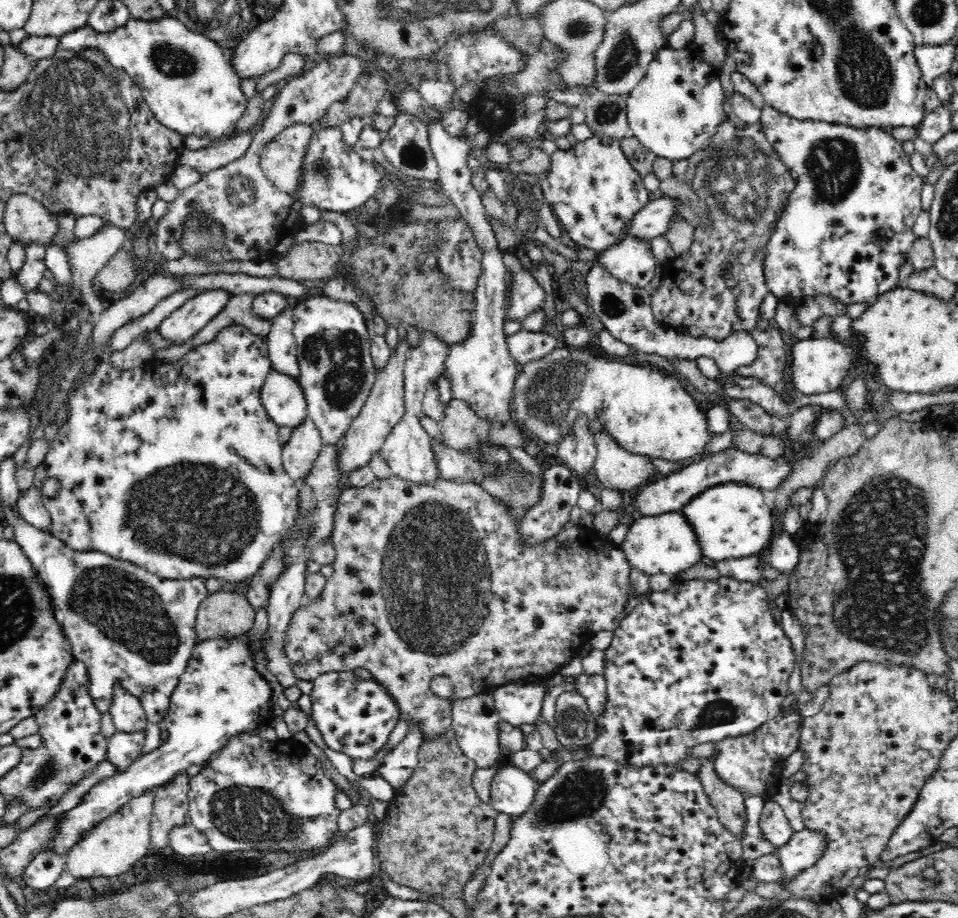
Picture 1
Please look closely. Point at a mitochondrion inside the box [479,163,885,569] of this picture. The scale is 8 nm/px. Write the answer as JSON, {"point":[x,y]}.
{"point":[548,393]}

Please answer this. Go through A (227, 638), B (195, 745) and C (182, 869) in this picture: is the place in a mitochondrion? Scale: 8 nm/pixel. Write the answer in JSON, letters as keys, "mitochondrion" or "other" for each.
{"A":"other","B":"other","C":"mitochondrion"}

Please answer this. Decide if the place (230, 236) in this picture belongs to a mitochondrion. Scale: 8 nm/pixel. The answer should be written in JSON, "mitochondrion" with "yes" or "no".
{"mitochondrion":"no"}

